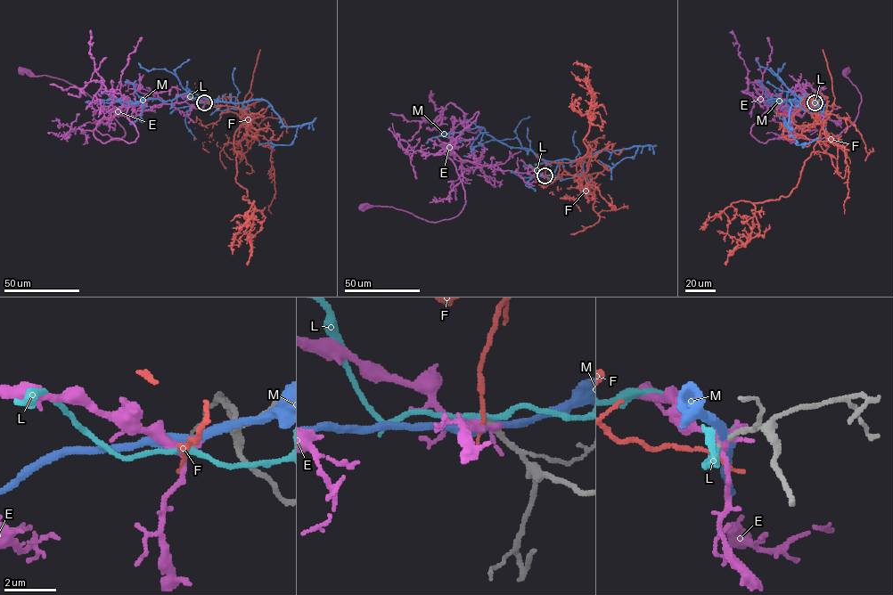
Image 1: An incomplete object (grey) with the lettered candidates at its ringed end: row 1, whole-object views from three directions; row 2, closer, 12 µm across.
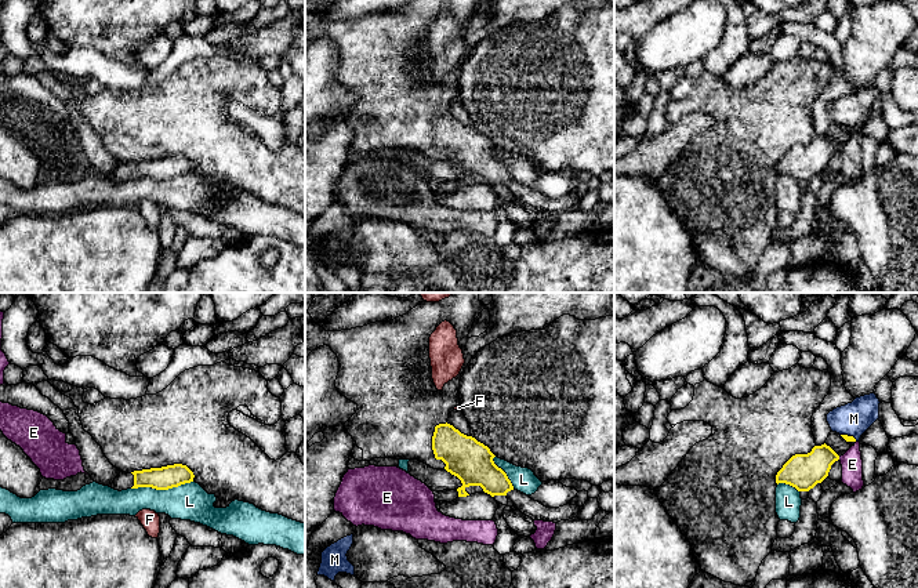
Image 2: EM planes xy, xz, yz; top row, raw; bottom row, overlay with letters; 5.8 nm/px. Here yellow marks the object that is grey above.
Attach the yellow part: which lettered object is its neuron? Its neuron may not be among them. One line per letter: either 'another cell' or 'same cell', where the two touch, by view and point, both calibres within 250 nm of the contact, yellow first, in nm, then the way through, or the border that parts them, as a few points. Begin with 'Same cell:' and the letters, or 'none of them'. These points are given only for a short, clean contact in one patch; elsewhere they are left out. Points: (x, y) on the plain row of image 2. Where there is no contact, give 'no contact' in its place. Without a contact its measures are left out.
Same cell: none of them
E: another cell; no contact
F: another cell; no contact
L: another cell; meets yellow in xy at (162, 180); 140 nm thick on the yellow side, 220 nm on the other
M: another cell; meets yellow in yz at (849, 127); 40 nm thick on the yellow side, 190 nm on the other

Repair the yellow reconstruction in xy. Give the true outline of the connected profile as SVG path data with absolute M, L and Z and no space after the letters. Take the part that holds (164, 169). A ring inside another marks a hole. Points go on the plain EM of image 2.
M174 155L162 159L134 161L131 164L120 163L110 178L119 182L138 178L168 181L193 173L193 168L193 163L186 156Z

